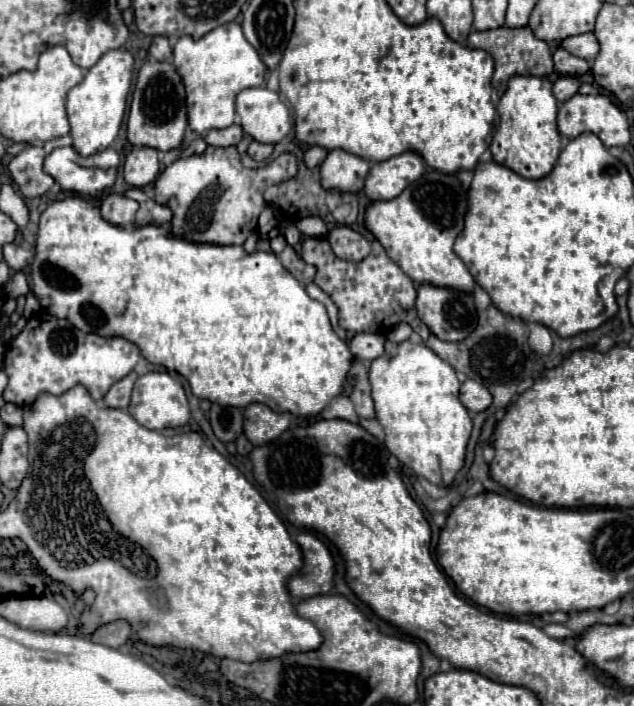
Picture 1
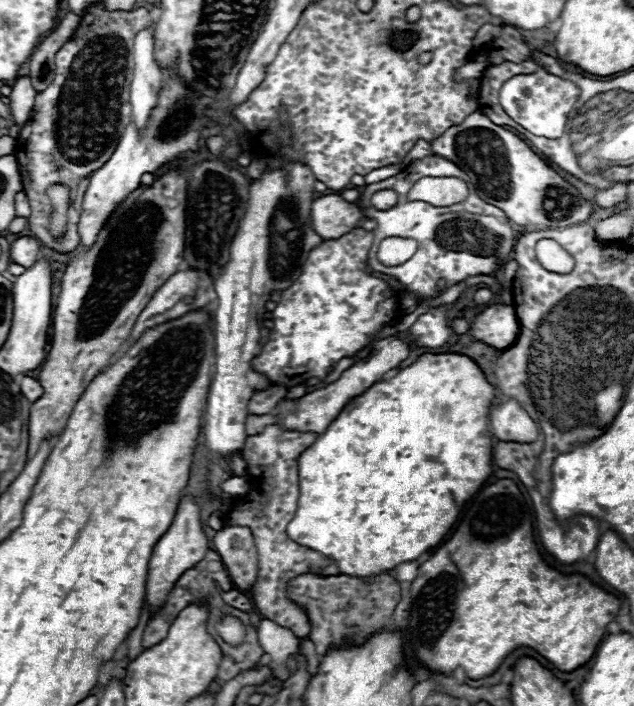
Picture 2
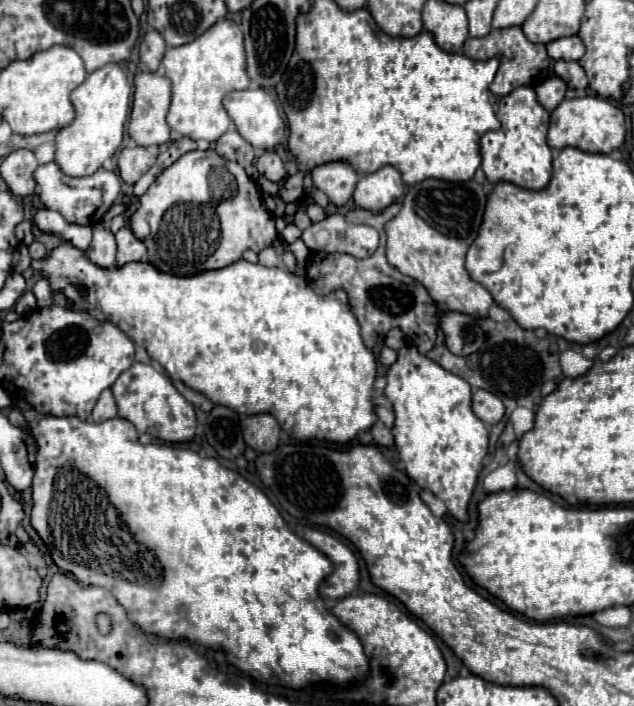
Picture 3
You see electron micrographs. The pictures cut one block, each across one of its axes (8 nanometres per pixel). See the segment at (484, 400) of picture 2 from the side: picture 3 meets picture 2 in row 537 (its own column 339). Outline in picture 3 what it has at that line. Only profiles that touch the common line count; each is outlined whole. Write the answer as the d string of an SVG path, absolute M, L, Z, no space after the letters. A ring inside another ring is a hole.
M62 244L58 246L48 260L34 260L32 262L34 270L44 272L50 282L52 282L52 290L60 290L62 294L66 294L66 298L70 298L74 302L76 310L84 310L90 316L94 316L96 320L104 320L108 318L114 326L118 326L122 332L126 332L126 336L130 336L130 340L134 340L136 344L144 346L146 352L150 354L150 358L154 358L156 362L160 362L170 376L180 378L188 388L202 392L206 398L210 398L214 404L226 406L238 414L260 414L260 412L270 412L280 428L294 440L326 440L332 444L348 444L352 442L360 432L368 432L374 426L376 420L376 410L374 410L374 380L376 380L376 356L364 346L362 336L360 336L360 328L358 328L358 320L354 318L346 292L342 290L334 290L326 296L318 296L308 284L304 276L296 276L292 272L286 272L284 268L266 268L262 264L250 264L246 260L238 260L222 270L214 270L214 272L202 272L198 276L188 276L188 278L176 278L172 274L162 274L158 272L152 264L148 262L132 262L118 268L100 268L96 264L92 264L82 250L70 246L70 244Z

